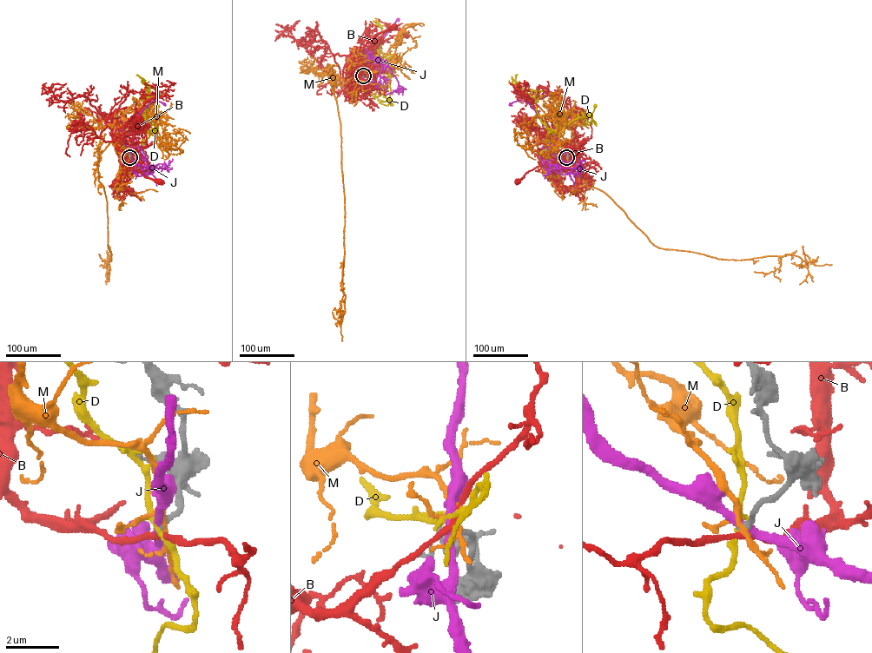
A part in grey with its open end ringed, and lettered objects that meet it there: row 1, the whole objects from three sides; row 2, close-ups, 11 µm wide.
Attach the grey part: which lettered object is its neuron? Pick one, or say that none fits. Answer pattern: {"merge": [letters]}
{"merge": []}

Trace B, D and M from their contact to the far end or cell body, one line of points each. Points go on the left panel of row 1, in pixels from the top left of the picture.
B: (129, 156), (125, 157), (124, 168), (128, 164), (146, 177), (160, 181)
D: (129, 157), (121, 140), (122, 135), (144, 128), (154, 128), (155, 134), (158, 105)
M: (129, 157), (119, 141), (108, 141), (97, 163), (98, 180), (106, 200), (110, 260), (111, 254), (108, 264)

